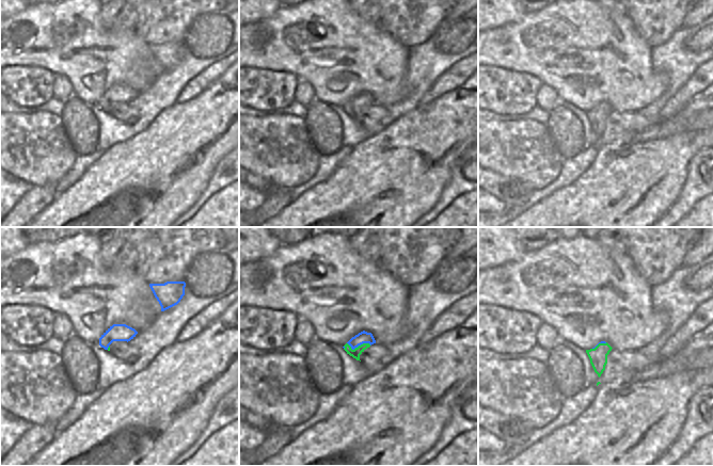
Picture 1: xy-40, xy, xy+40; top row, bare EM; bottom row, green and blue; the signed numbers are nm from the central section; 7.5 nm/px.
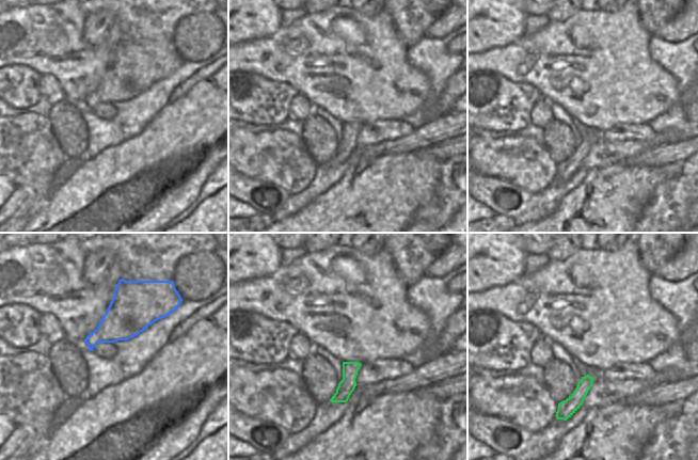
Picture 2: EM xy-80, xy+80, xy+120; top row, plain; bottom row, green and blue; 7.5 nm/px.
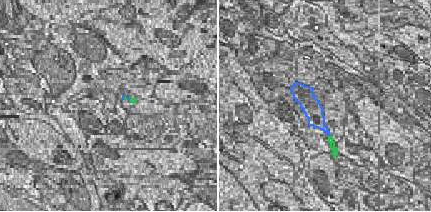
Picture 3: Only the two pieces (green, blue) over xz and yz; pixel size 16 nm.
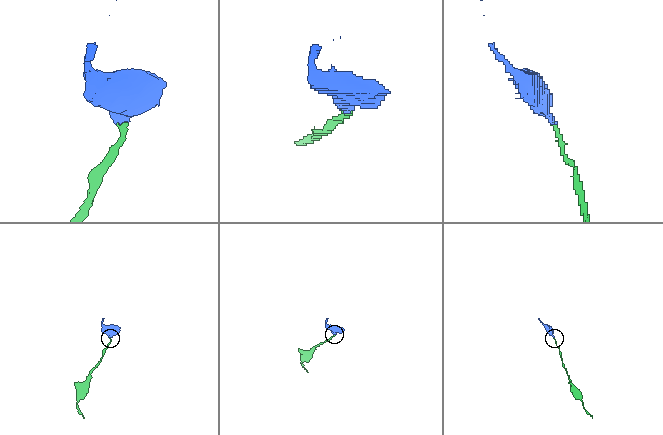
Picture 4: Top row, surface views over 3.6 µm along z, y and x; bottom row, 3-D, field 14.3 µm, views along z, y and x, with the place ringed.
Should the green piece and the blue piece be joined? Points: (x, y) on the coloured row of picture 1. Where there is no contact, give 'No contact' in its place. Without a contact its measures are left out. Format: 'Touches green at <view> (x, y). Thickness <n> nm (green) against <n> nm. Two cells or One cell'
Touches green at xy (359, 346). Thickness 70 nm (green) against 90 nm. One cell

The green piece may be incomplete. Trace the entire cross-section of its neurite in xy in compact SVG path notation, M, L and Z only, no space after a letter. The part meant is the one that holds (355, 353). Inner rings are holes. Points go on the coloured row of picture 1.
M363 331L352 337L343 348L347 354L360 360L360 355L374 343L376 340L373 334Z

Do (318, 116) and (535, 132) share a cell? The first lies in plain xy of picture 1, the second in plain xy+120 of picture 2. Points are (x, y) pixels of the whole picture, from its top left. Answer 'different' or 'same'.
different

